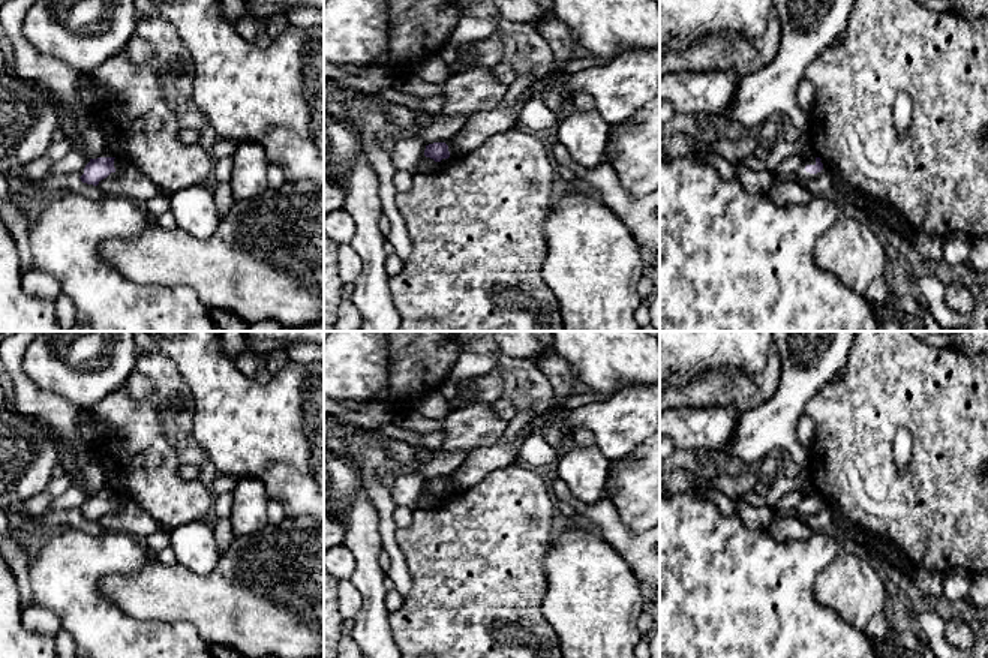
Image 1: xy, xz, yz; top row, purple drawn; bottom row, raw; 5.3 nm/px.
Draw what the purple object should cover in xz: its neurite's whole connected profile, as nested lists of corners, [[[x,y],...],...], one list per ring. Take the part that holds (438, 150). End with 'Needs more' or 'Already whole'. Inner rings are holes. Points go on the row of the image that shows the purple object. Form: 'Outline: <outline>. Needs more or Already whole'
Outline: [[[433,142],[426,145],[424,156],[441,162],[442,159],[450,157],[448,145],[445,142]]]. Already whole

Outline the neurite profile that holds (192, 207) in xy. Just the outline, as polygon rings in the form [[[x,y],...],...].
[[[204,184],[171,193],[169,211],[178,229],[199,240],[208,238],[219,226],[213,192]]]

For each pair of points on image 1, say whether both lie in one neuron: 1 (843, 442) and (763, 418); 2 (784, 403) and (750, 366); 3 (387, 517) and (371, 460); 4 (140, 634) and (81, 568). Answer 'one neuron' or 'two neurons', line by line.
1: two neurons
2: two neurons
3: one neuron
4: one neuron

